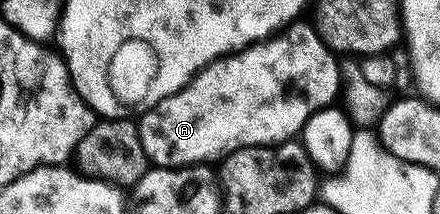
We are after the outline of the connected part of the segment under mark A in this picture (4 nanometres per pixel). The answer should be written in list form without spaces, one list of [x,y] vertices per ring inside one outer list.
[[[295,22],[285,30],[258,41],[257,44],[251,44],[249,48],[242,48],[238,52],[231,52],[228,56],[221,56],[218,60],[211,62],[207,68],[201,68],[179,92],[164,98],[155,108],[145,109],[139,115],[142,117],[137,117],[136,123],[138,132],[141,134],[141,141],[144,142],[144,152],[148,154],[151,165],[156,168],[188,168],[192,164],[210,164],[221,161],[231,152],[241,148],[260,148],[284,144],[293,141],[301,133],[304,122],[308,122],[308,118],[312,114],[316,114],[316,110],[331,107],[339,99],[340,89],[344,83],[339,57],[331,52],[330,47],[322,41],[318,31],[314,29],[313,23],[302,23]]]

